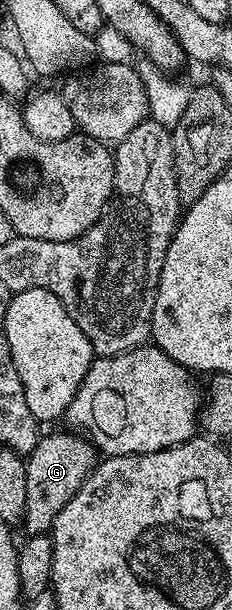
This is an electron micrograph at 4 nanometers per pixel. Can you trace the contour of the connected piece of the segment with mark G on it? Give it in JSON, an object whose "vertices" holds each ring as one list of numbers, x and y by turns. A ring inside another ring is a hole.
{"vertices":[[76,432,68,434,45,433,40,443,26,456,26,512,24,513,23,529,28,529,29,535,48,534,55,527,58,519,63,515,64,505,82,488,88,479,89,472,98,462,98,451,87,437]]}

